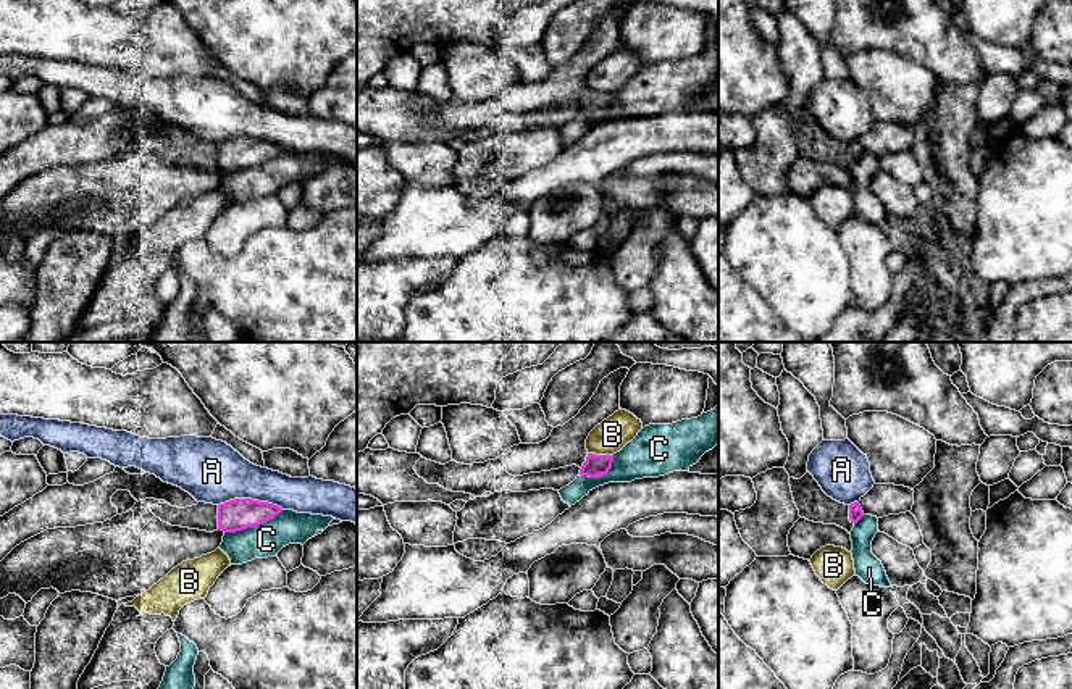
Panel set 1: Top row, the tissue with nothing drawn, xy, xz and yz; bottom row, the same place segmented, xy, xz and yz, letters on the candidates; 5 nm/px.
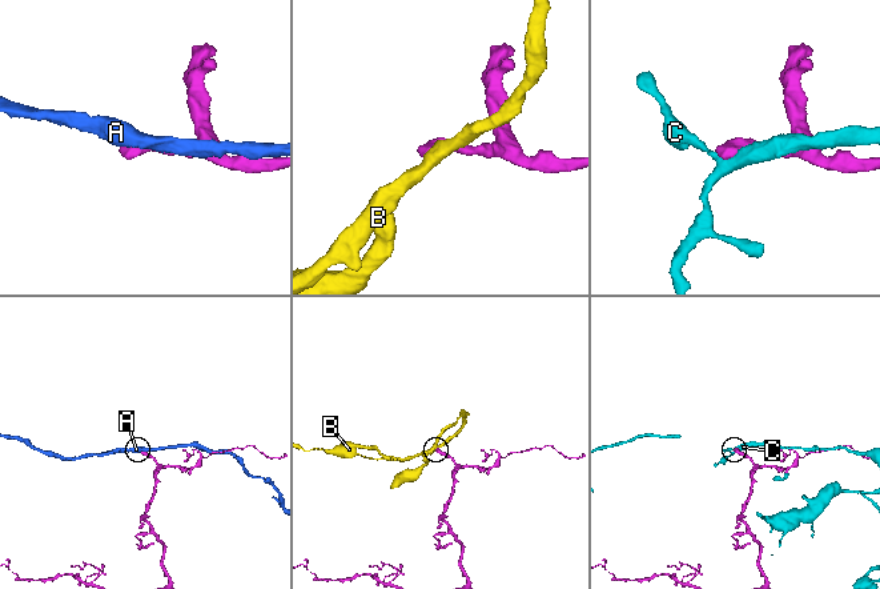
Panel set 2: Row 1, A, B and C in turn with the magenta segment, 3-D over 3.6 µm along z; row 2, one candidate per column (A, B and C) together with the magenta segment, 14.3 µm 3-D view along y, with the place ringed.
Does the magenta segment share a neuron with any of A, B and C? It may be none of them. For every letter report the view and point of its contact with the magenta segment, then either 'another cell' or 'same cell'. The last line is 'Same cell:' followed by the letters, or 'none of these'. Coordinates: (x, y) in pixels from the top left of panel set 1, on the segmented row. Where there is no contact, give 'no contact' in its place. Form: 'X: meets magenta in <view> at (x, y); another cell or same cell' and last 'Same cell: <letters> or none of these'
A: meets magenta in xy at (251, 499); another cell
B: meets magenta in xz at (601, 455); another cell
C: meets magenta in xy at (254, 525); another cell
Same cell: none of these

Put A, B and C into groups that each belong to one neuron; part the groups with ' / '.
A / B / C

